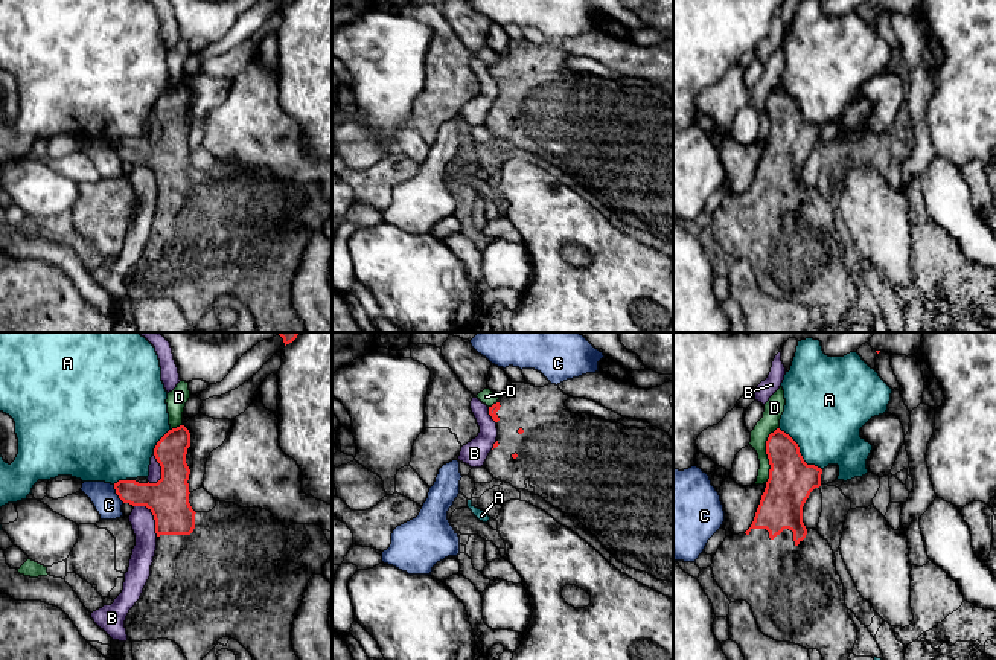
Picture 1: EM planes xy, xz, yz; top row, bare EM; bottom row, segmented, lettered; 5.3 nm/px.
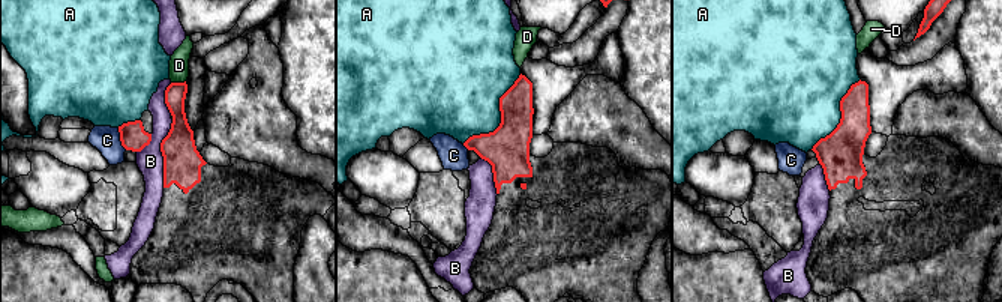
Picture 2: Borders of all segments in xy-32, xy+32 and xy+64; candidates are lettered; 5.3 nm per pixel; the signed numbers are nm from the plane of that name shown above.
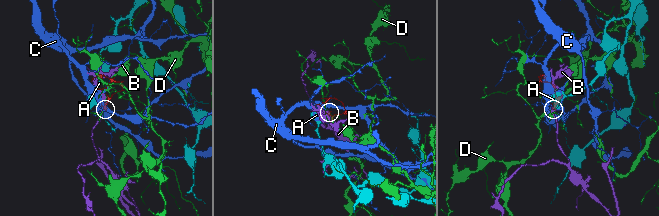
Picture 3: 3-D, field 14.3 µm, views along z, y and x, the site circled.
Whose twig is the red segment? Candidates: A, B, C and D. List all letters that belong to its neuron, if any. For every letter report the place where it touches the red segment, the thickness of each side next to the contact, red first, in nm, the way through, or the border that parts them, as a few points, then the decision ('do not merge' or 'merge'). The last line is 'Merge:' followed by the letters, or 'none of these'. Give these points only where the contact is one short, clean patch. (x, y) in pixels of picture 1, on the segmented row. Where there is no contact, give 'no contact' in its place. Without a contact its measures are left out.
A: contact yz (798, 451); calibres 240 and 420 nm; do not merge
B: contact xy (153, 514); calibres 220 and 130 nm; do not merge
C: contact xy (118, 494); calibres 200 and 140 nm; border xy (113, 485), (124, 502); do not merge
D: contact yz (766, 453); calibres 240 and 100 nm; do not merge
Merge: none of these

